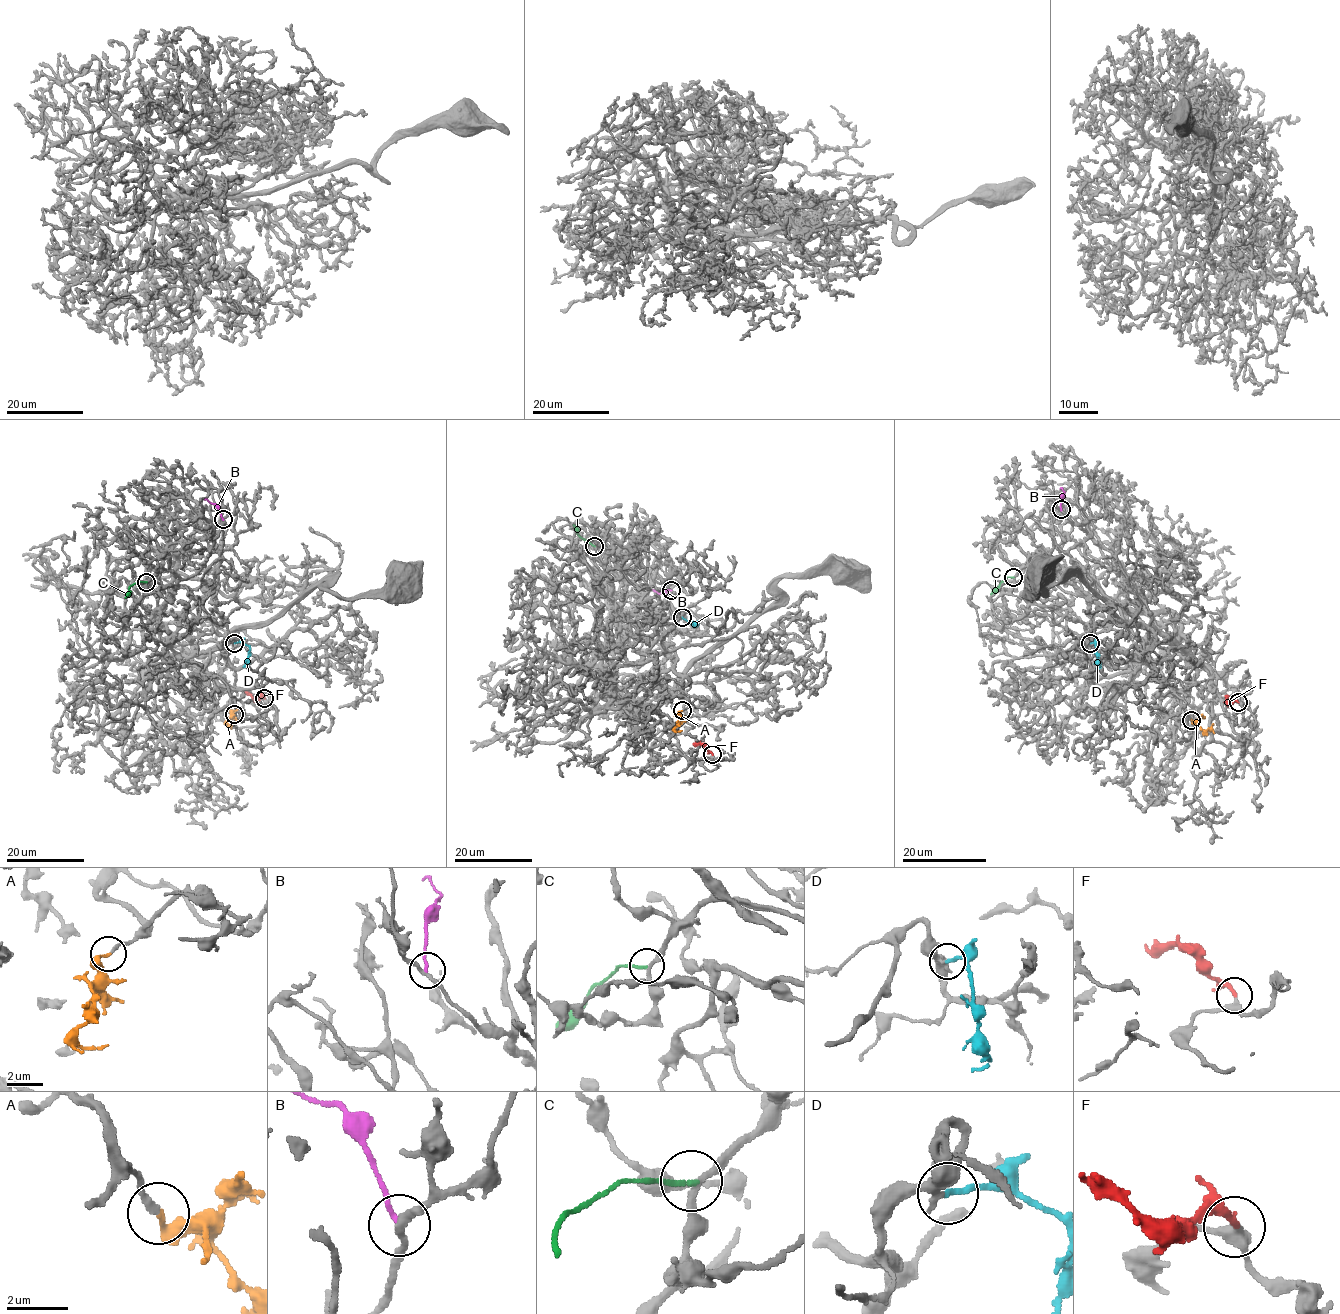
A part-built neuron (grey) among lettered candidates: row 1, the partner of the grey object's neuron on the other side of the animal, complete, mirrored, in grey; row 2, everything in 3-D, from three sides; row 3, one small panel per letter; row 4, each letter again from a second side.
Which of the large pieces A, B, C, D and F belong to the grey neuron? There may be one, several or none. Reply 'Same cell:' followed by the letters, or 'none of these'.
Same cell: A, D, F

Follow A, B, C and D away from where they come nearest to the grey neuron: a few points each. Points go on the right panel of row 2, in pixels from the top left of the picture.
A: (1191, 720), (1207, 730), (1212, 724)
B: (1061, 510), (1060, 497), (1064, 492), (1060, 489)
C: (1013, 577), (1004, 580), (990, 594)
D: (1091, 642), (1095, 642), (1100, 667), (1096, 669)

